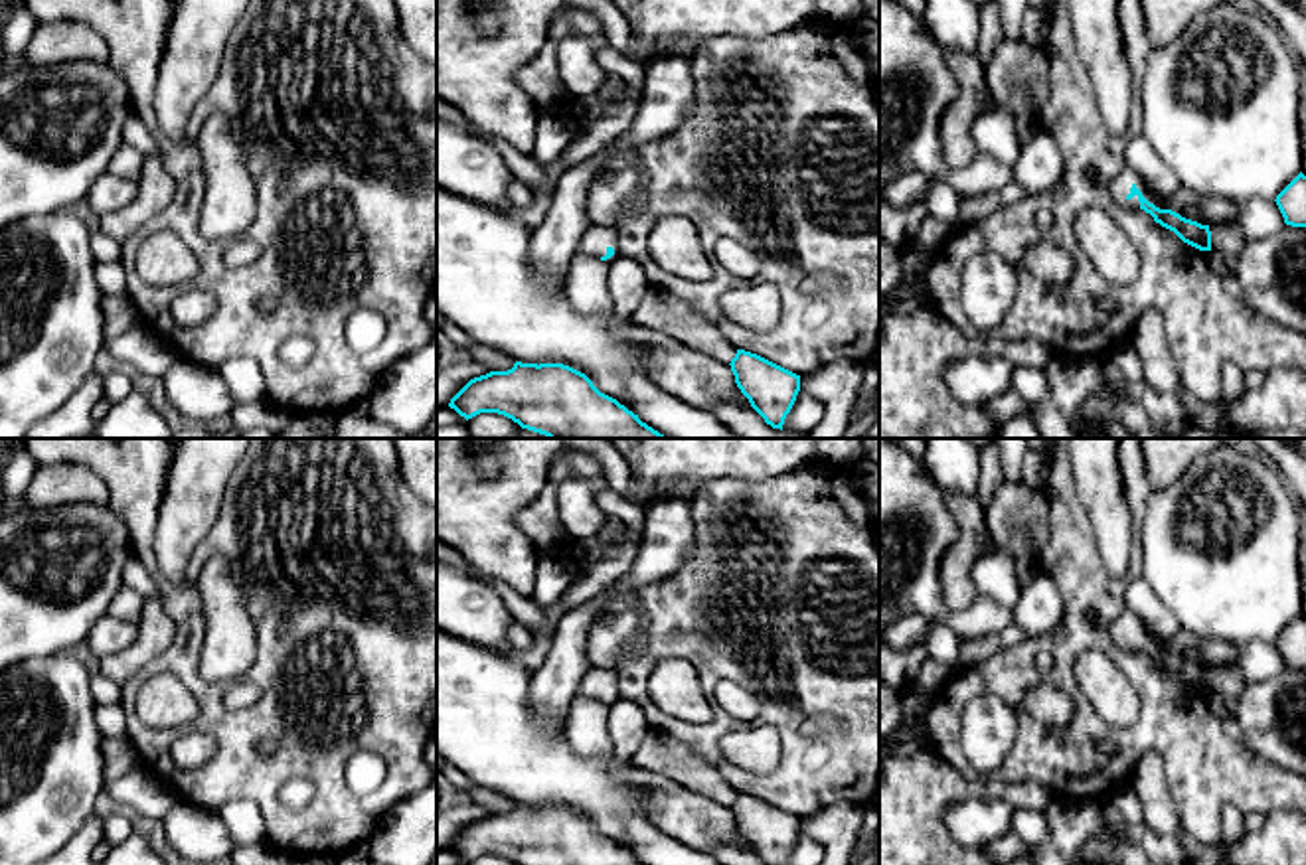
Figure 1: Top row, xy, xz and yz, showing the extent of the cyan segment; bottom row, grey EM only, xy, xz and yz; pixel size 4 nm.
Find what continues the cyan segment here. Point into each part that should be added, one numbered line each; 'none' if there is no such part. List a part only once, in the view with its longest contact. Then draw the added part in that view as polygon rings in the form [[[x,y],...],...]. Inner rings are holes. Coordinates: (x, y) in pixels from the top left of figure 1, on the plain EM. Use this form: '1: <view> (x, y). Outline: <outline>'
1: yz (1121, 629). Outline: [[[1128,606],[1110,624],[1110,628],[1108,628],[1110,630],[1110,638],[1114,640],[1116,646],[1120,646],[1124,650],[1140,652],[1138,638],[1134,638],[1132,642],[1126,640],[1130,636],[1132,628],[1136,628],[1150,646],[1154,646],[1150,636],[1148,636],[1148,632],[1144,630],[1142,620]]]

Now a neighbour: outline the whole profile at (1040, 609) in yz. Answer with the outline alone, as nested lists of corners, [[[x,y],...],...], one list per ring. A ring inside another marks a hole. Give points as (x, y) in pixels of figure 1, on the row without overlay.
[[[1035,573],[1012,608],[1014,624],[1027,636],[1055,632],[1065,616],[1063,594],[1051,575]]]

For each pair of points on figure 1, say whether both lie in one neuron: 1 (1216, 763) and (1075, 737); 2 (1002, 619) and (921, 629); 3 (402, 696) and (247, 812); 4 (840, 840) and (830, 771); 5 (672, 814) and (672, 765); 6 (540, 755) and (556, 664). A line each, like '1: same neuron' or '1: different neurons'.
1: same neuron
2: different neurons
3: different neurons
4: different neurons
5: different neurons
6: different neurons

